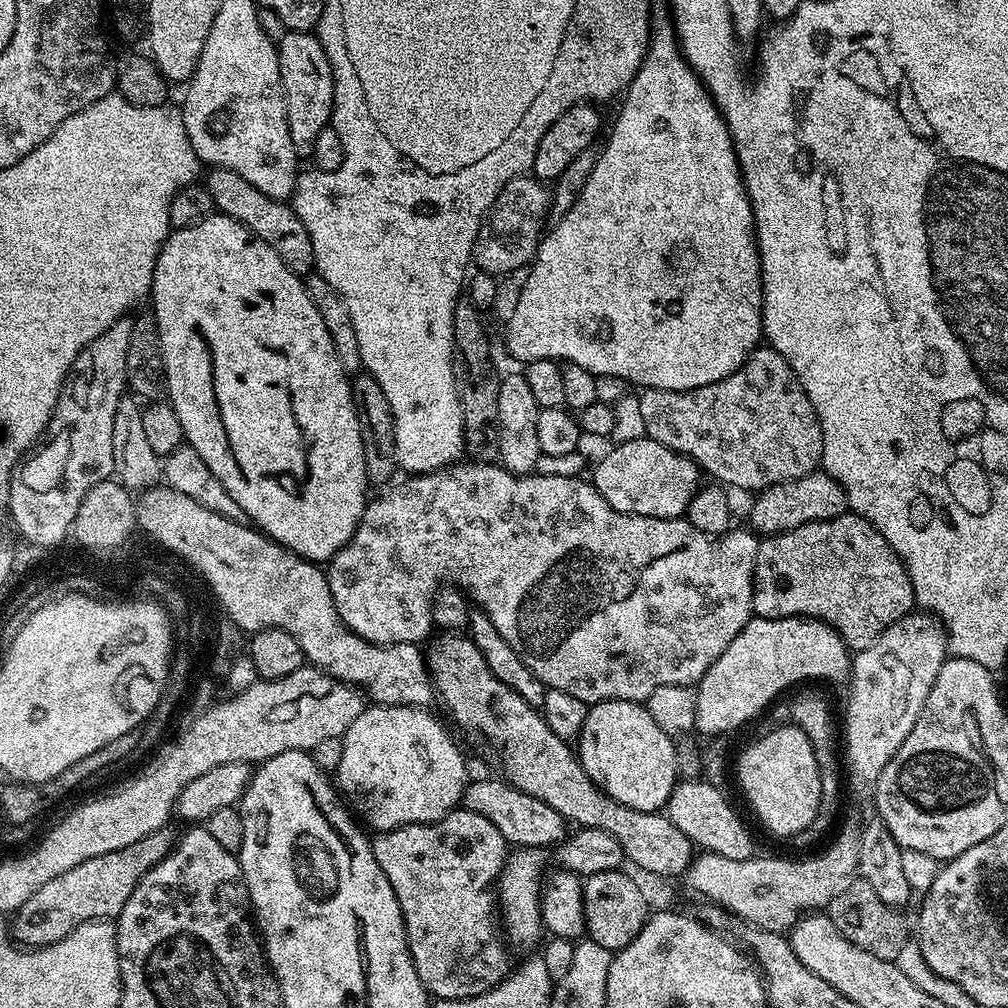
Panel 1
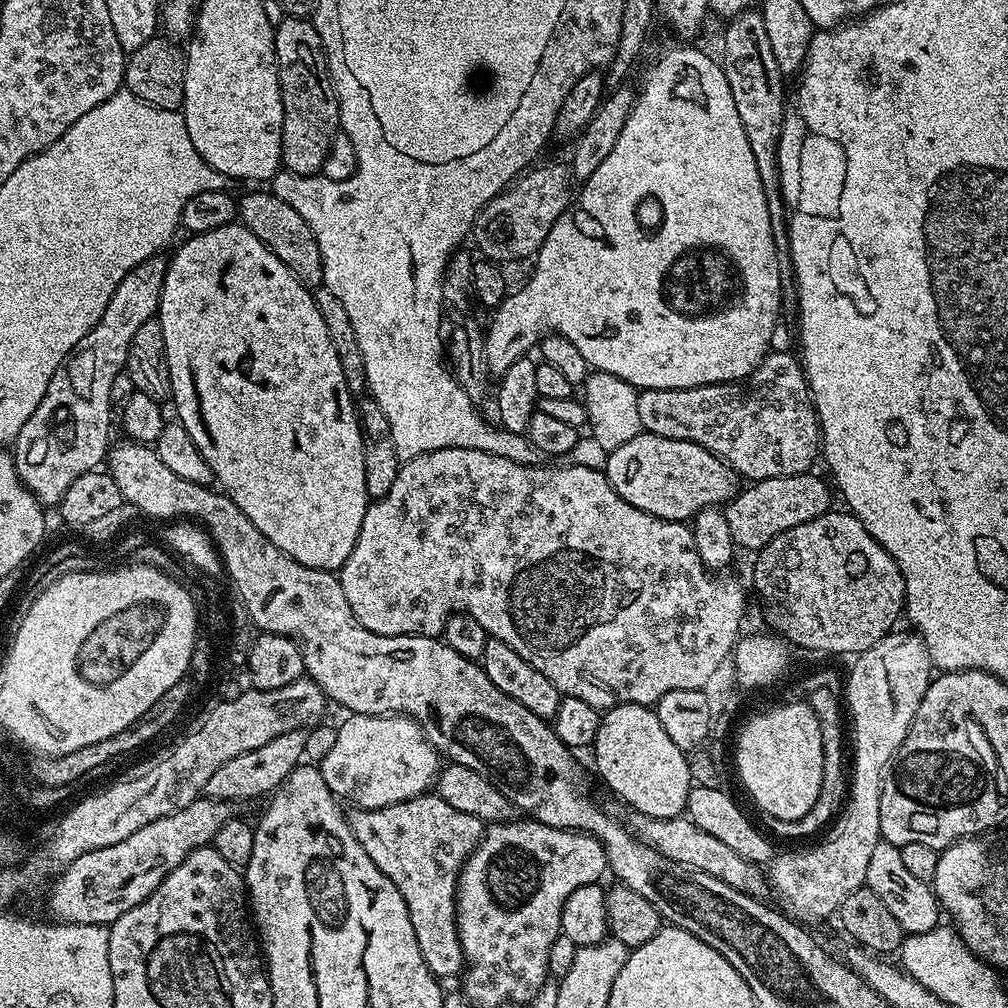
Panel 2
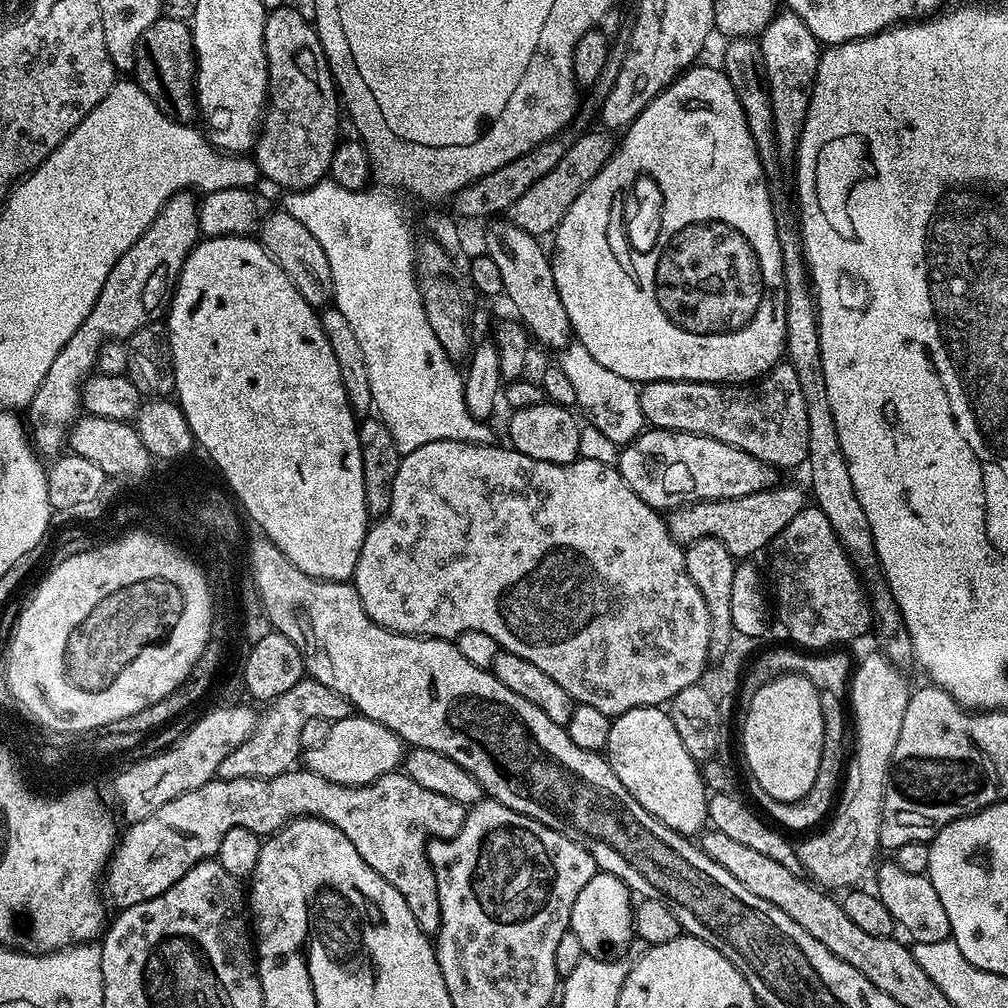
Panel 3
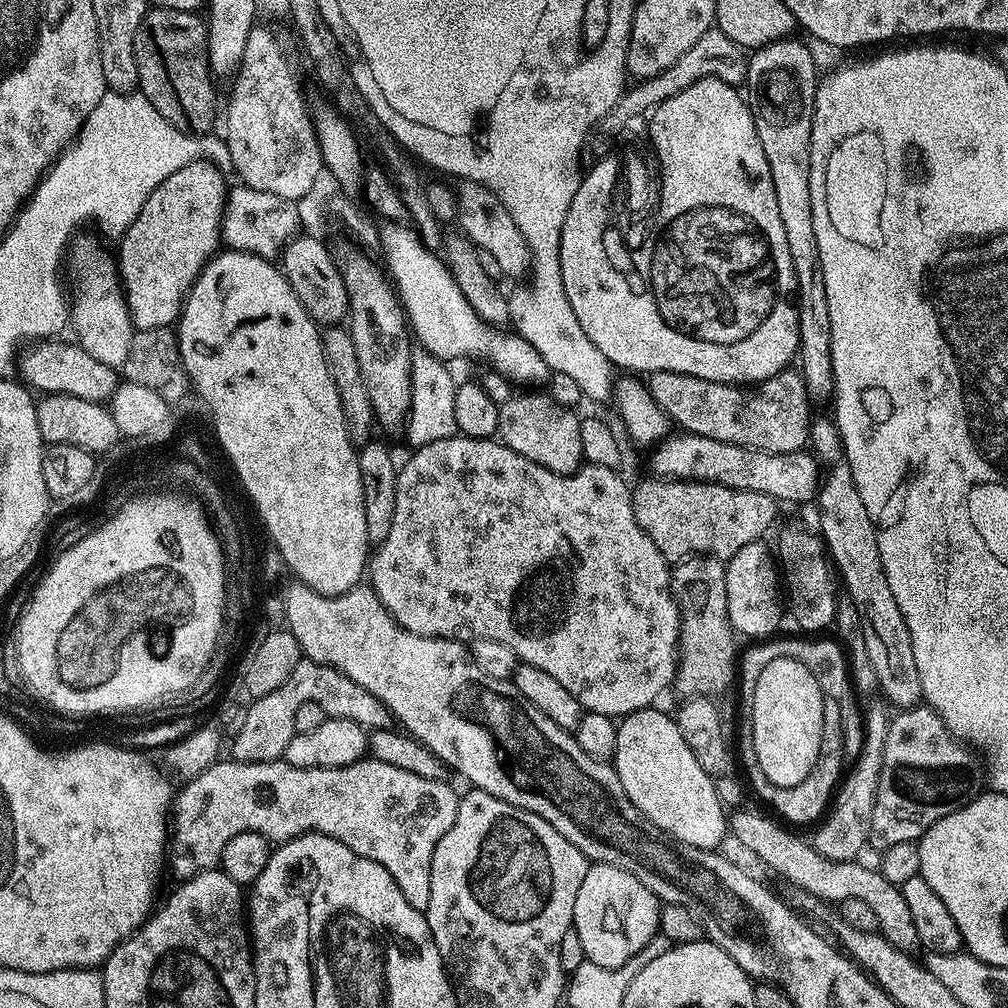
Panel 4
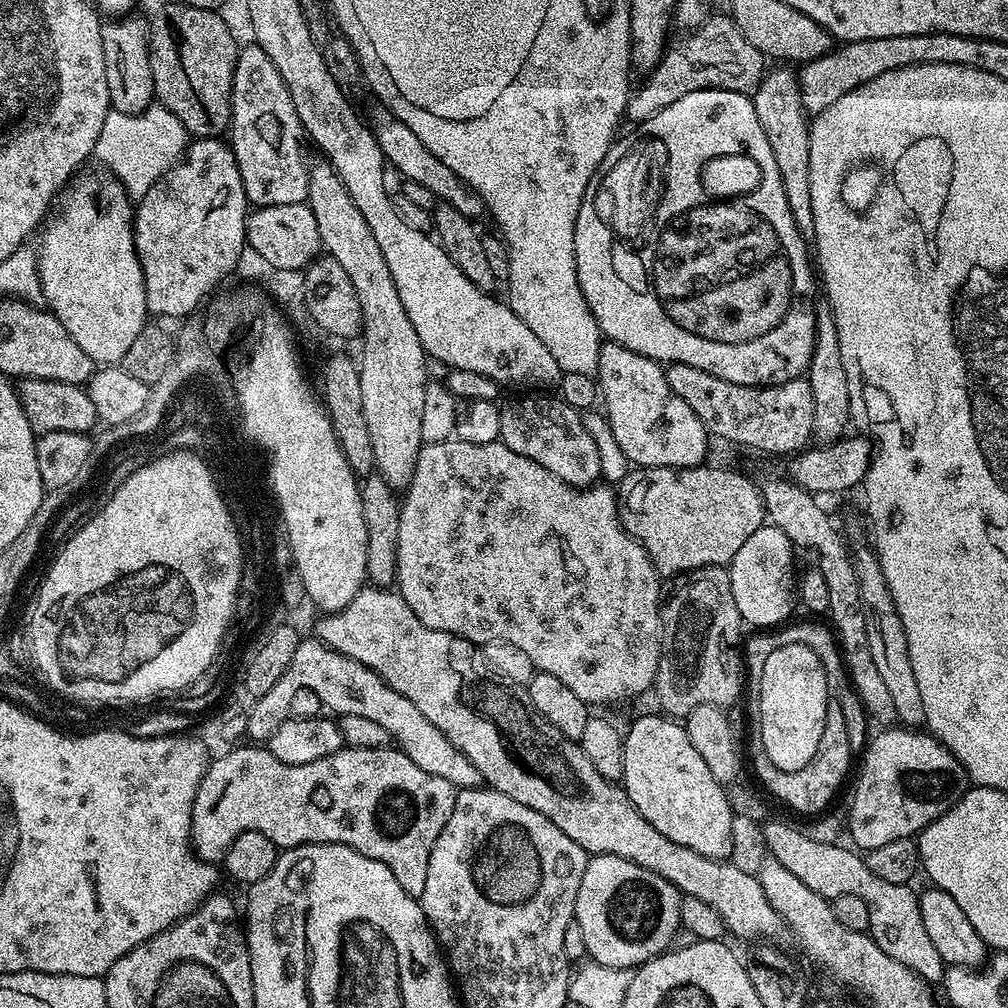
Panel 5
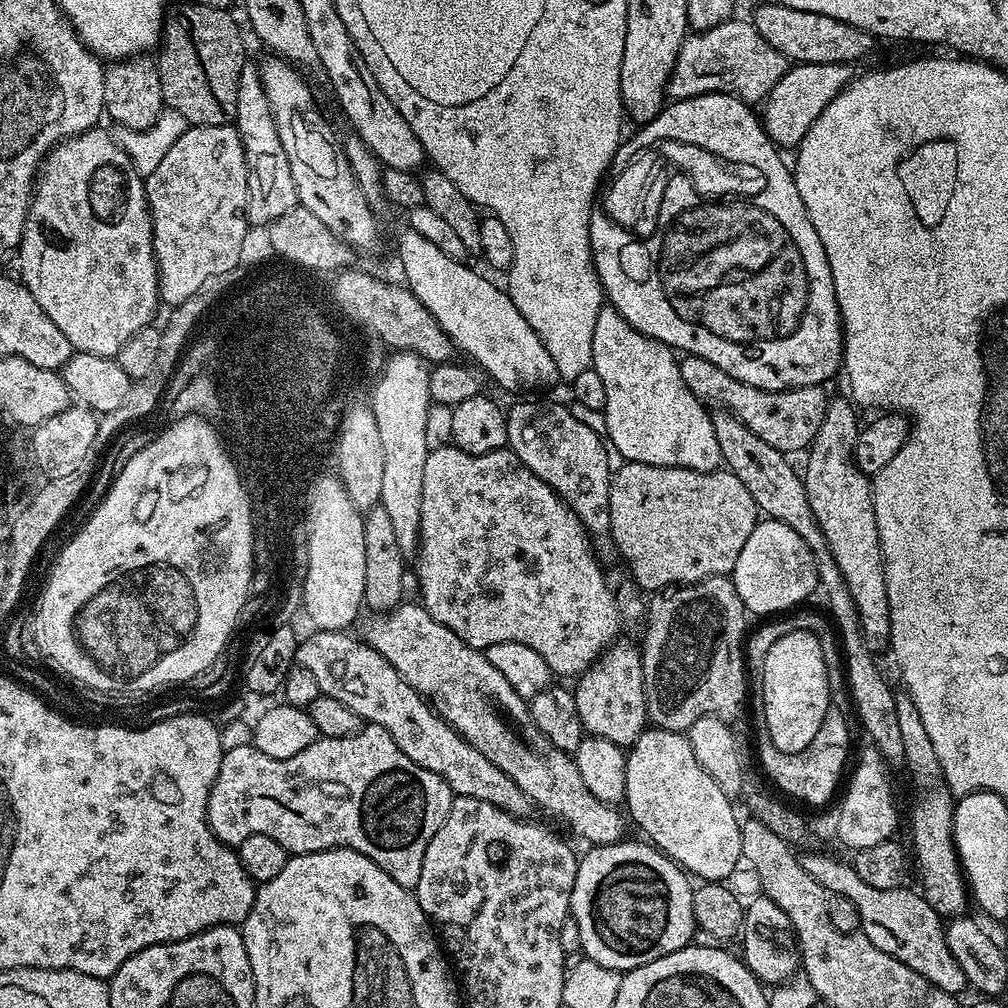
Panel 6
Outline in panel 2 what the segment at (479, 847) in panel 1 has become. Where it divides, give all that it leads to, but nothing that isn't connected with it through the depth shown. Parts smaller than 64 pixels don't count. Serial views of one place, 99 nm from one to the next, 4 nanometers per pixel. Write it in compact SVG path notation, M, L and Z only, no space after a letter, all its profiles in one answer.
M435 794L415 796L412 800L403 800L385 808L356 808L352 812L349 811L347 817L354 838L358 838L358 846L362 846L362 850L370 854L370 862L374 862L374 866L378 866L378 870L382 870L382 874L386 874L386 878L390 878L390 882L398 886L398 894L402 894L402 902L406 902L406 910L410 914L410 926L414 926L414 938L418 938L418 950L422 950L422 958L426 958L426 966L430 966L430 970L437 978L459 977L464 970L464 955L456 929L456 887L460 881L460 871L464 868L464 863L468 861L470 854L484 836L486 827L484 821L474 818L474 814L462 814L462 810L454 810L454 806L446 806L446 802L442 802L442 798Z

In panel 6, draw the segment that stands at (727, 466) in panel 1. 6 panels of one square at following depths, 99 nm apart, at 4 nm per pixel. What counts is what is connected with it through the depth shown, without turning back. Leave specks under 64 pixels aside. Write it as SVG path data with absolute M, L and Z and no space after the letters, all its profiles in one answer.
M684 354L679 357L678 363L682 382L686 382L689 390L701 402L731 412L747 428L754 430L754 434L758 434L762 442L770 442L770 446L774 446L779 452L803 453L818 434L818 426L822 426L822 418L826 414L826 406L830 399L829 393L824 393L823 387L788 388L784 392L771 392L758 386L750 386L746 382L738 382L738 378L730 378L726 370L714 366L714 362L706 362L706 358Z

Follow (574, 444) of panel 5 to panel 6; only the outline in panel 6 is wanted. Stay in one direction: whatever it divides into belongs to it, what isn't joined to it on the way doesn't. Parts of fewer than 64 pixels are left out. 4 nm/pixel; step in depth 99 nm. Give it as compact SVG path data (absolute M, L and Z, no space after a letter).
M532 398L521 399L524 400L521 404L507 409L507 447L568 503L568 508L574 510L589 537L607 537L610 533L608 507L614 468L608 465L609 449L601 433L596 433L586 421L579 420L564 404L539 404L528 399Z

